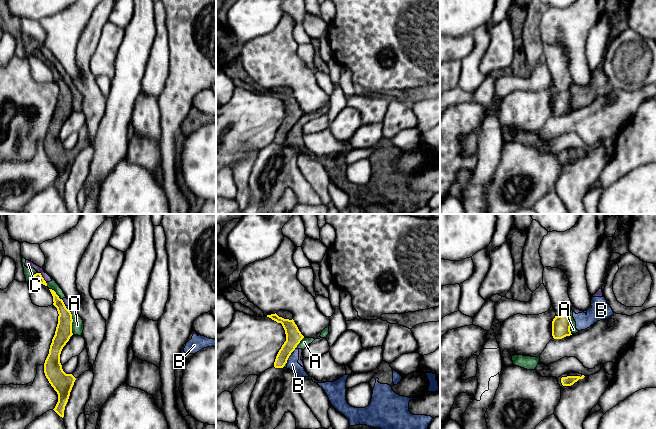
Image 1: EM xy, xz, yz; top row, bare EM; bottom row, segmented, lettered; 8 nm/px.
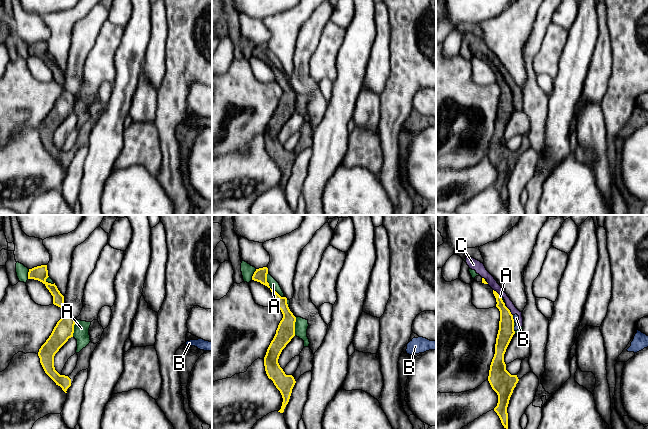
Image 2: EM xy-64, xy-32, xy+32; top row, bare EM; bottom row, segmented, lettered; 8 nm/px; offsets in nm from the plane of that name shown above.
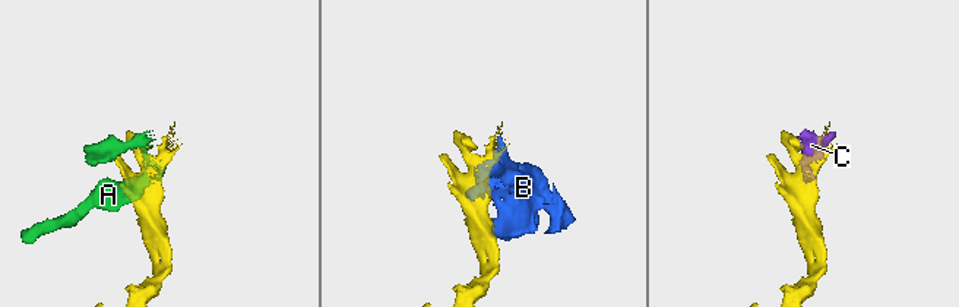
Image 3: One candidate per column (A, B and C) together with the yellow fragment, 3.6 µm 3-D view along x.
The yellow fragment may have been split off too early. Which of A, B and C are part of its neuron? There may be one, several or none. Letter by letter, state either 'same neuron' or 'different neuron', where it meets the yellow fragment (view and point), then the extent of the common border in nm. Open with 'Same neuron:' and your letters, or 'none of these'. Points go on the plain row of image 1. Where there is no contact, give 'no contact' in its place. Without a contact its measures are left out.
Same neuron: none of these
A: different neuron | xy (72, 95) | 240 nm
B: different neuron | xz (288, 133) | 80 nm
C: different neuron | xy (42, 53) | 100 nm

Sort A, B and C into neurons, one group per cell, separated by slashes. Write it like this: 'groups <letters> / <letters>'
groups A B C

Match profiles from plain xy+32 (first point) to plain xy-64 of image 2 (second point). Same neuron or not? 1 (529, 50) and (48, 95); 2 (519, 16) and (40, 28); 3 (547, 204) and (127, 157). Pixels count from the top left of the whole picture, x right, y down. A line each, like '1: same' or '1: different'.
1: same
2: different
3: different

